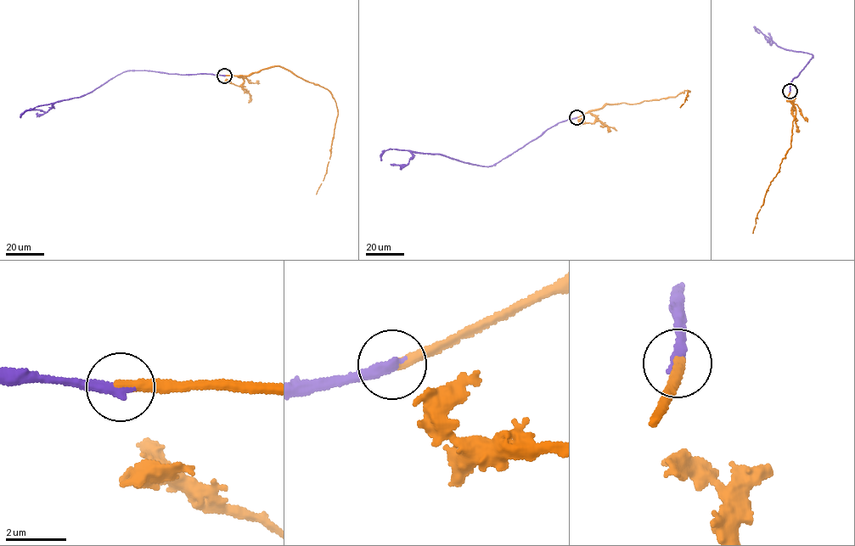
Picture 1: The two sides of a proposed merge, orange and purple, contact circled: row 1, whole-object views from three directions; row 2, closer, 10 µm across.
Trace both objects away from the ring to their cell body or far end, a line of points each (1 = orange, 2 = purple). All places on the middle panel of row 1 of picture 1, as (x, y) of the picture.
1: (576, 117), (606, 104), (637, 104), (690, 91), (680, 107)
2: (576, 117), (547, 128), (491, 166), (472, 165), (439, 154), (393, 149), (384, 151), (381, 160)

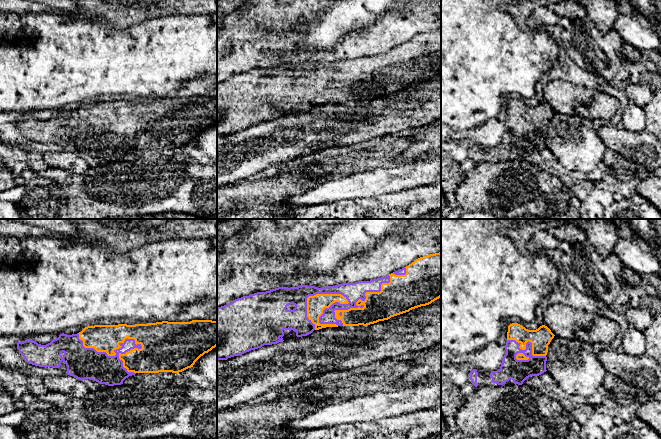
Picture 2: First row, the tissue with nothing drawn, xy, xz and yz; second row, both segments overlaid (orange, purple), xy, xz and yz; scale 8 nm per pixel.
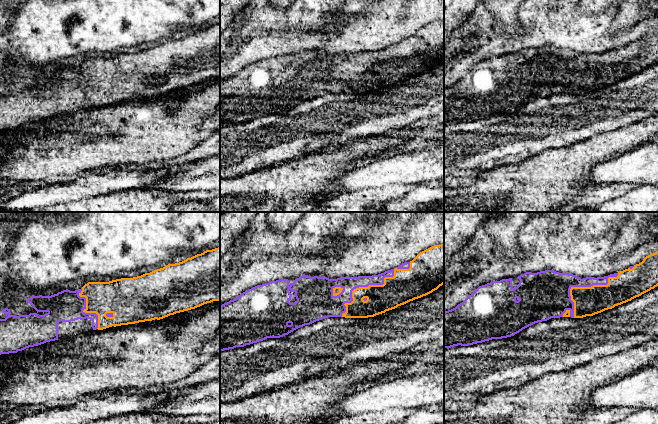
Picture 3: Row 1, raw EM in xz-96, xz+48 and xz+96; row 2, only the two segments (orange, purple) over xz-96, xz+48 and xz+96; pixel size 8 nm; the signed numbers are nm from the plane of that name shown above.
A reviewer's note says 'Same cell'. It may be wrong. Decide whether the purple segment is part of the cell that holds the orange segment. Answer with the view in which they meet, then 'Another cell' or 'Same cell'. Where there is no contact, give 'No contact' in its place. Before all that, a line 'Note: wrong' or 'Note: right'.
Note: right
Touches orange in xy. Same cell

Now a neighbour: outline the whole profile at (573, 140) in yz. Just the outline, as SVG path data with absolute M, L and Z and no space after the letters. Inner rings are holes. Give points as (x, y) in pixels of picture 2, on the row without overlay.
M554 112L546 133L547 148L568 170L590 173L604 159L606 146L589 119Z

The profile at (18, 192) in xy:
M20 183L0 193L1 201L12 202L13 204L25 198L28 190Z

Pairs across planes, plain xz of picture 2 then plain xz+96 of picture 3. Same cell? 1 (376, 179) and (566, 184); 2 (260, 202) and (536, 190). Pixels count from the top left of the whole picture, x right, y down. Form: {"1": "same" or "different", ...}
{"1": "different", "2": "same"}

